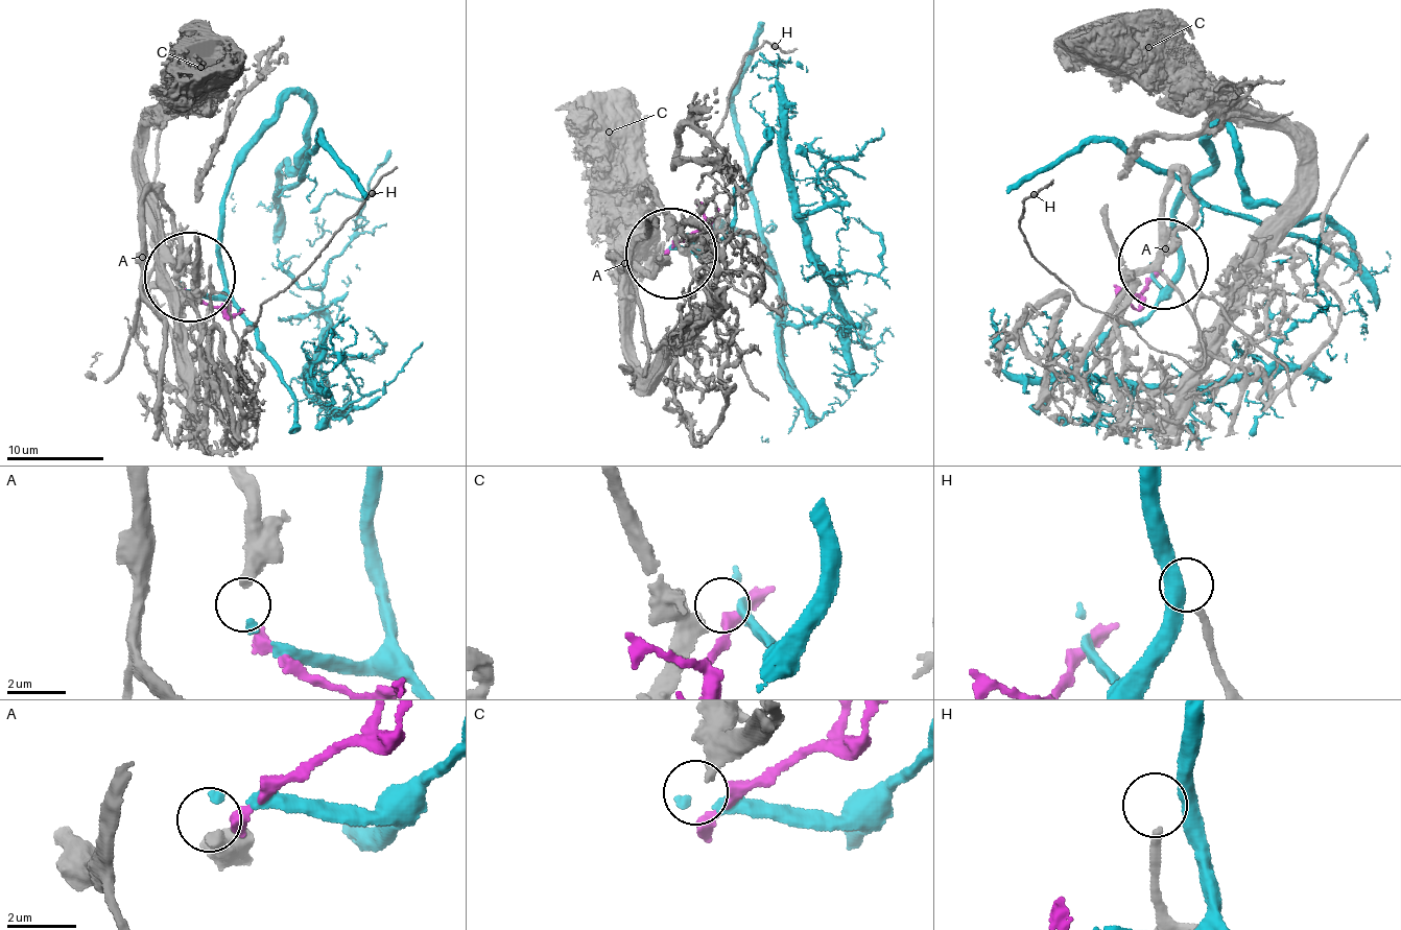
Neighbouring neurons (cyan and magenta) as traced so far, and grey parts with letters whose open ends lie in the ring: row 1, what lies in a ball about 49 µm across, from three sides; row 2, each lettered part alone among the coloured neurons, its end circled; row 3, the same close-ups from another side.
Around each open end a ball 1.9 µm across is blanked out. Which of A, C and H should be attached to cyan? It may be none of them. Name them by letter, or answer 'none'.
A

